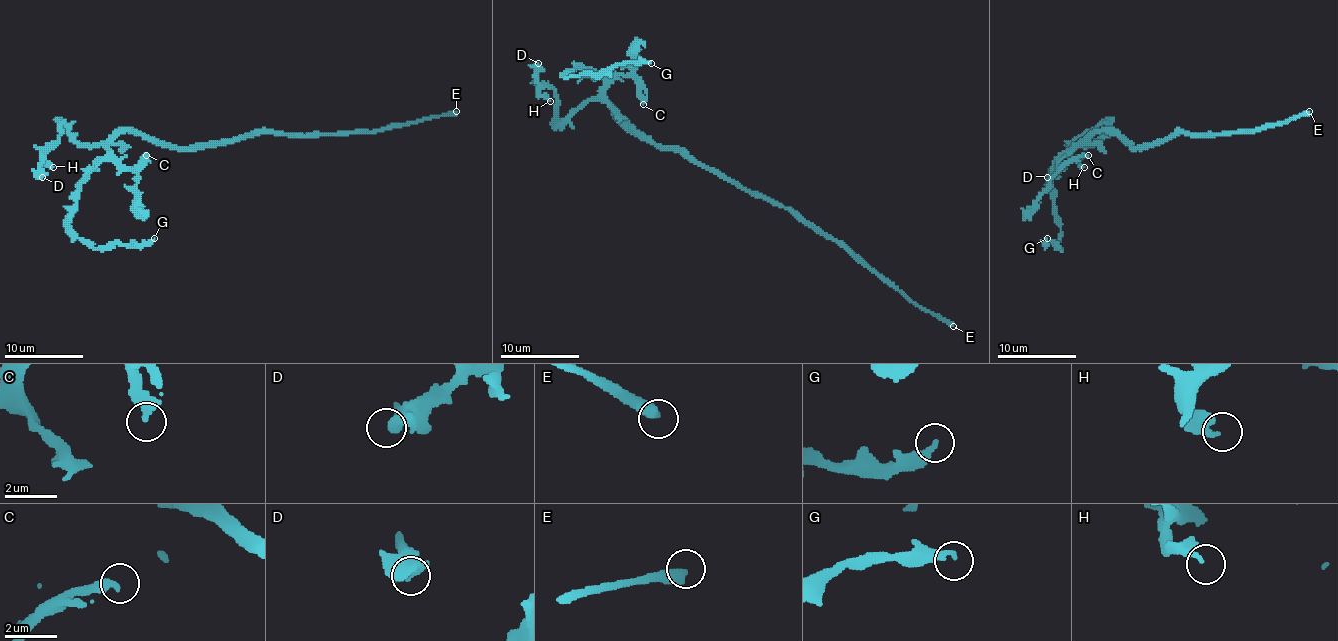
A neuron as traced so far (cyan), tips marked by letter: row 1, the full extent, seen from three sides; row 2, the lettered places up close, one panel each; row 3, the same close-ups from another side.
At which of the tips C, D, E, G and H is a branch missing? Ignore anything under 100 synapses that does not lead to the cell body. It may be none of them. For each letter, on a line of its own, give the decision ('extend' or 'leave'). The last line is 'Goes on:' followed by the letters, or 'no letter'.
C: leave
D: leave
E: extend
G: leave
H: leave
Goes on: E

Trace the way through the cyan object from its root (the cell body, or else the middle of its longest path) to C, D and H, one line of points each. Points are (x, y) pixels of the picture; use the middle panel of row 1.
C: (690, 162), (678, 152), (647, 142), (609, 103), (605, 87), (617, 75), (631, 77), (643, 104)
D: (690, 162), (678, 152), (647, 142), (605, 101), (580, 104), (560, 124), (558, 97), (536, 79), (538, 63)
H: (690, 162), (647, 142), (605, 101), (580, 104), (560, 124), (558, 97), (542, 87), (540, 93), (550, 101)

